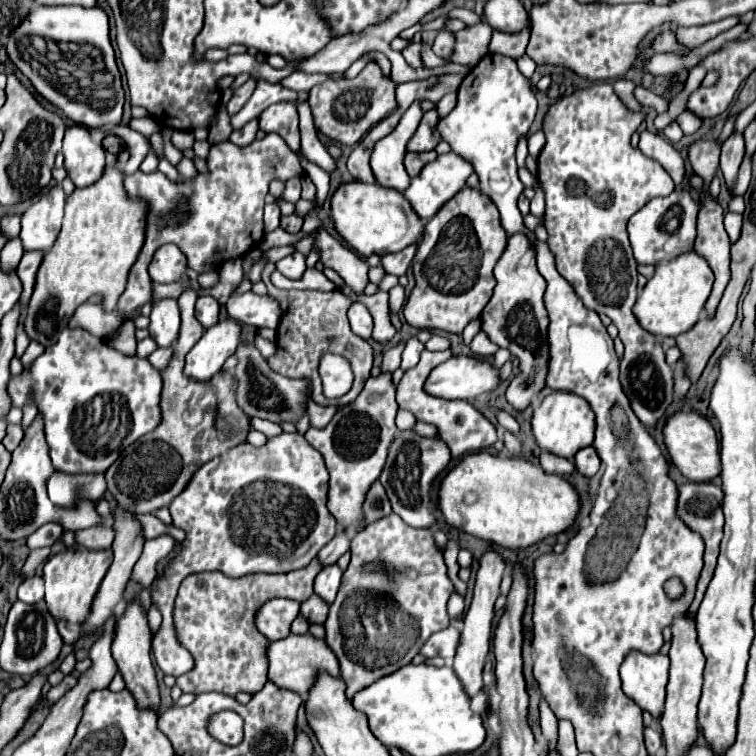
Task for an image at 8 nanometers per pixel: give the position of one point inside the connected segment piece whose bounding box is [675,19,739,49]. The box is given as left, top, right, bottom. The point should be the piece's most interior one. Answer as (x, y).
(694, 36)

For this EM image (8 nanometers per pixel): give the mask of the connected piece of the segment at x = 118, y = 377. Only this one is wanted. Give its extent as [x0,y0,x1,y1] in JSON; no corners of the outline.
[7,327,161,473]

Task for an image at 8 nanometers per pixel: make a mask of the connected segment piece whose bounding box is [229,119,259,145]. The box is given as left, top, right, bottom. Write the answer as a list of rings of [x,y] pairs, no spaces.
[[[253,119],[253,121],[249,121],[249,125],[245,125],[241,131],[233,131],[231,137],[229,137],[229,141],[235,143],[235,145],[249,145],[249,143],[253,143],[257,129],[259,129],[259,127],[257,127],[257,119]]]

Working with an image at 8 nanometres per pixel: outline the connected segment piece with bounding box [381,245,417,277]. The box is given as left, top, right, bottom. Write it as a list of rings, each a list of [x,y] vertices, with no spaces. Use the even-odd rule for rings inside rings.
[[[411,245],[409,249],[403,249],[401,253],[383,255],[383,257],[381,257],[381,265],[383,265],[385,273],[395,275],[395,277],[405,275],[405,273],[407,273],[407,269],[409,269],[411,259],[413,259],[413,255],[415,255],[415,251],[417,251],[417,247],[413,247],[413,245]]]

